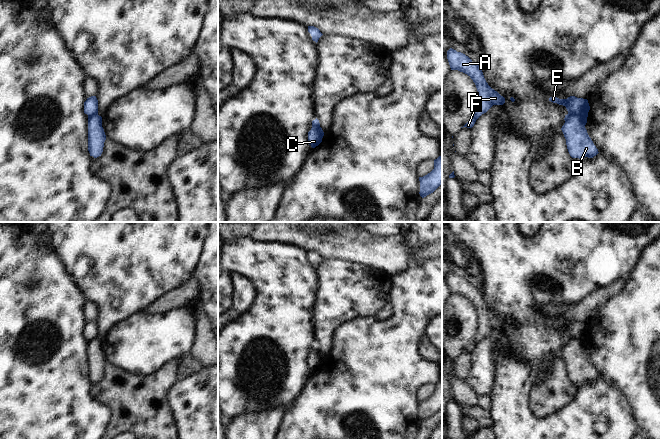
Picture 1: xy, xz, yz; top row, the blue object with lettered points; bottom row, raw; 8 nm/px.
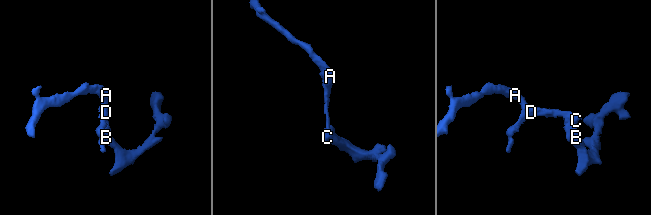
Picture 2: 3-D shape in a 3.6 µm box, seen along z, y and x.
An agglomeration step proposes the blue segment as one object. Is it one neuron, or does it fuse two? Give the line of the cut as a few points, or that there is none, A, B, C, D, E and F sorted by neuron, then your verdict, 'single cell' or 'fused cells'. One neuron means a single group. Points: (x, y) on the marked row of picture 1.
yz (586, 120), (571, 114), (565, 122) | A C D E F / B | fused cells

